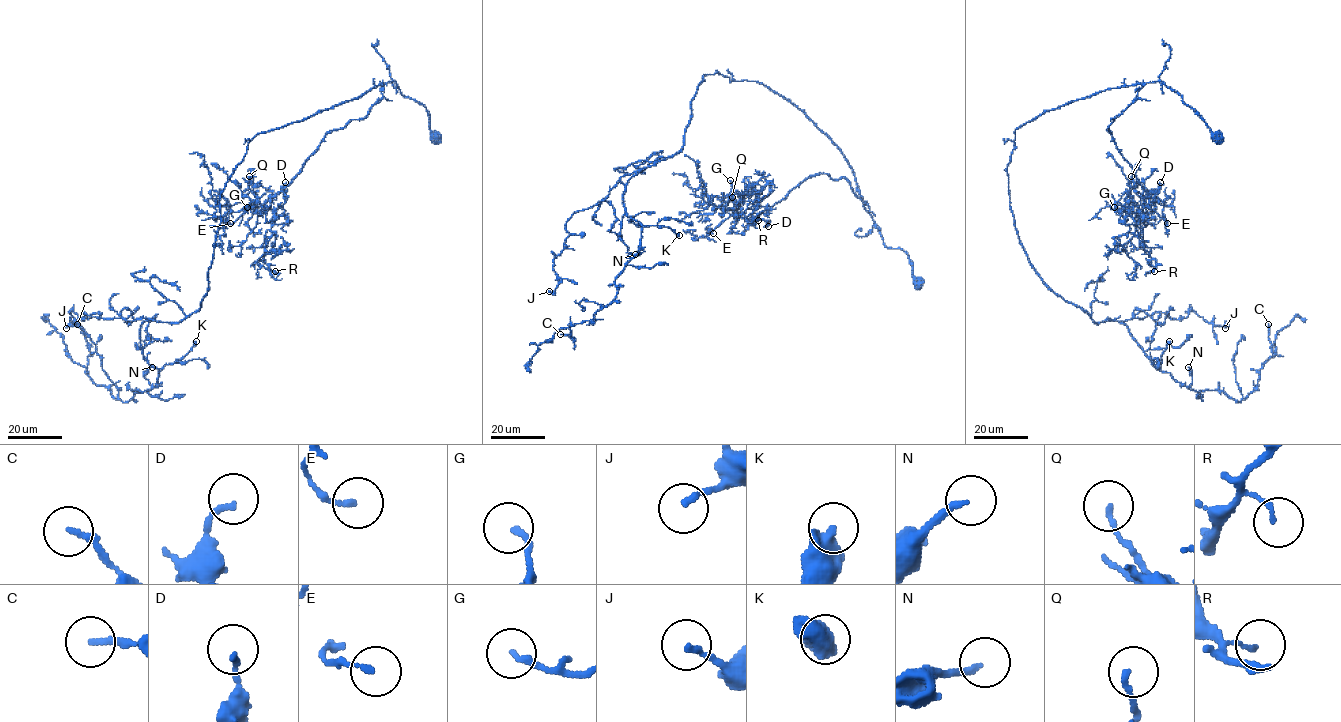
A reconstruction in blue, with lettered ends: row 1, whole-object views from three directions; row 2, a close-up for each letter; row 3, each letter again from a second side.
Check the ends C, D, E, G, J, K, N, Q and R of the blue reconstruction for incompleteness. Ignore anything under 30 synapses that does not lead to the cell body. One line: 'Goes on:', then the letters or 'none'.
Goes on: G

